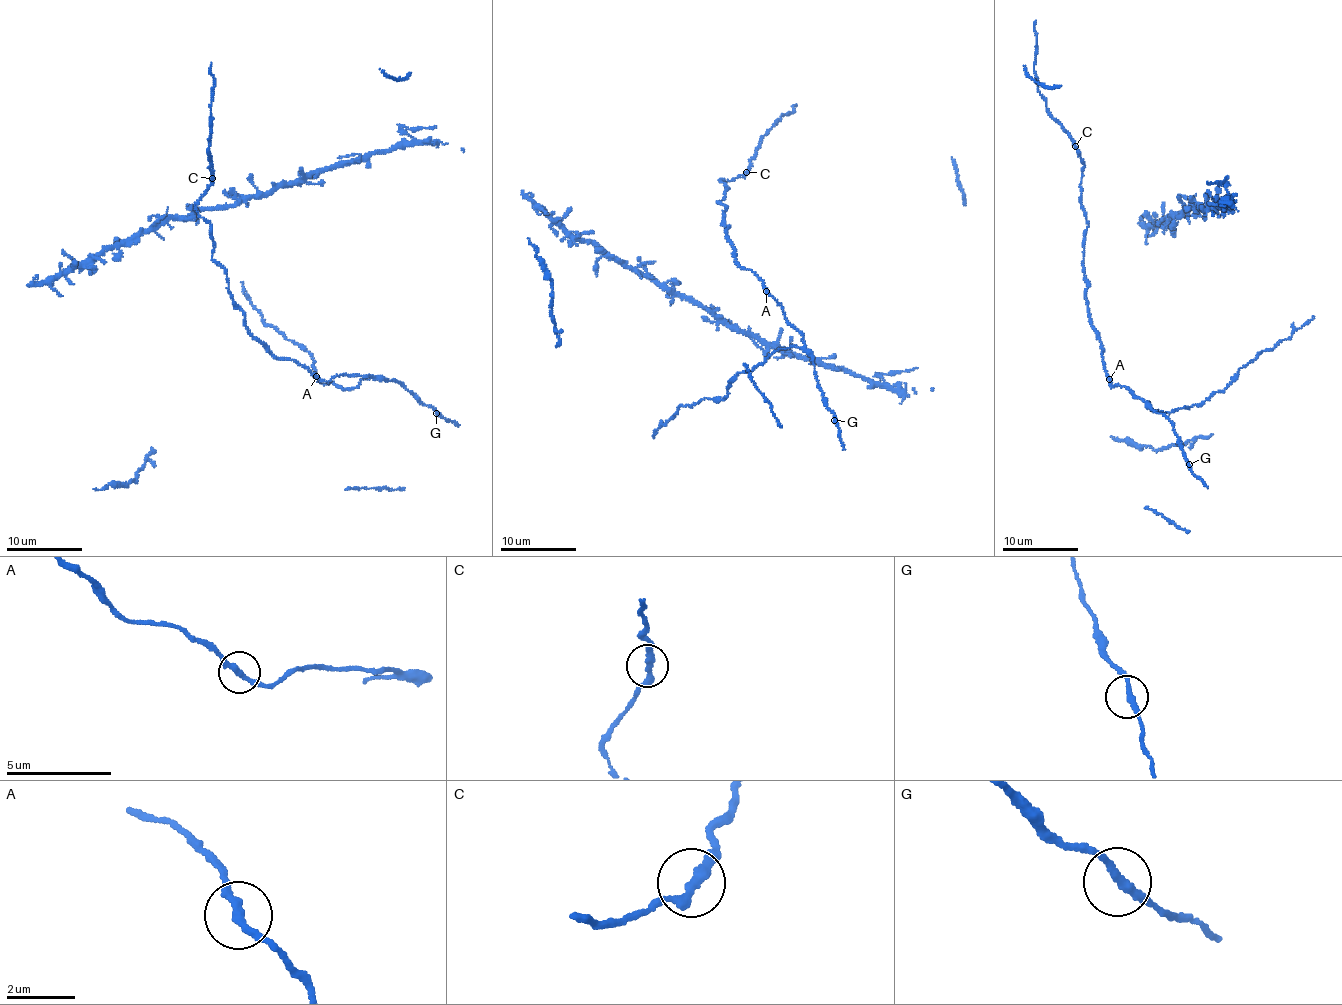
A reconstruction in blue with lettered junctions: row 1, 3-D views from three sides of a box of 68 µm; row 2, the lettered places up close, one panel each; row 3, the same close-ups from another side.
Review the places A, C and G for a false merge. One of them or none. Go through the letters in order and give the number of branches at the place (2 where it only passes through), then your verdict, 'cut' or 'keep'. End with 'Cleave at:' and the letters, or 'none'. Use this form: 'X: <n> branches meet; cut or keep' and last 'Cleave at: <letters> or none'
A: 2 branches meet; keep
C: 2 branches meet; keep
G: 2 branches meet; keep
Cleave at: none

